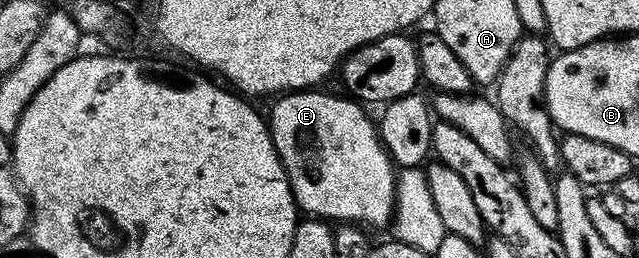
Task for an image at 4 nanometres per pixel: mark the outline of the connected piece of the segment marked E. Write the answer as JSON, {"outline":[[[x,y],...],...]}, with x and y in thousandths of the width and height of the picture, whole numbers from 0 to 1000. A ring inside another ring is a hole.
{"outline":[[[476,349],[438,368],[432,384],[437,391],[424,419],[424,450],[421,434],[427,566],[449,667],[466,818],[480,822],[474,829],[510,860],[548,860],[576,888],[604,888],[618,814],[621,667],[612,605],[595,543],[588,469],[574,453],[576,422],[567,399],[541,368],[516,372],[512,357],[499,353],[505,349]]]}

